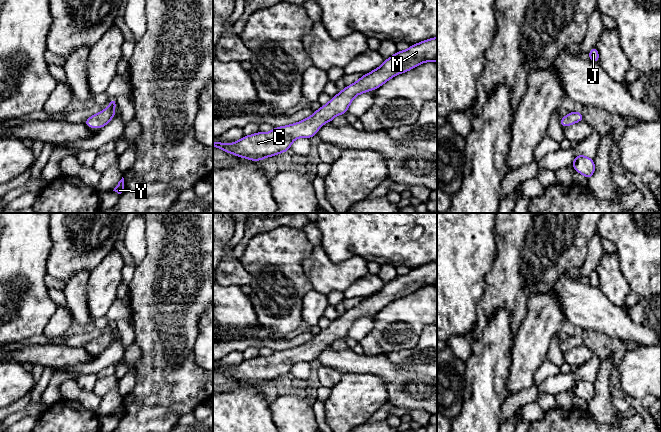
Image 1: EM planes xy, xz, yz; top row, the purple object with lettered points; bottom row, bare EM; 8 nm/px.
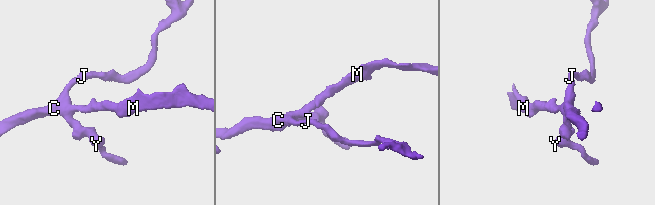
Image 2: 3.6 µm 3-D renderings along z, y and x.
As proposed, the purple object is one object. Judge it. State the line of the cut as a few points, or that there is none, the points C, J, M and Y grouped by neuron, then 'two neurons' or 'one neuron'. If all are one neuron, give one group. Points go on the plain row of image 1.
cut none; groups C J M Y; one neuron

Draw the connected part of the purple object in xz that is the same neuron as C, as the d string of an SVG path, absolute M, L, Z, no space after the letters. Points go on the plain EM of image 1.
M437 261L411 269L406 275L397 275L392 281L384 284L380 291L348 309L307 343L276 351L268 357L258 356L244 360L230 368L215 365L213 371L252 385L287 376L295 363L311 362L317 358L322 348L331 346L336 339L346 338L355 320L375 314L395 299L408 296L428 285L437 286Z

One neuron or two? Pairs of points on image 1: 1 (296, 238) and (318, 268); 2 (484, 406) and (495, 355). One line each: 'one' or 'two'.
1: two
2: one

